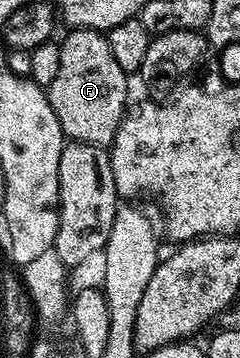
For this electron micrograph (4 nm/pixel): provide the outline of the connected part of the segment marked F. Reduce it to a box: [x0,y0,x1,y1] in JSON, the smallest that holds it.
[46,29,128,147]

